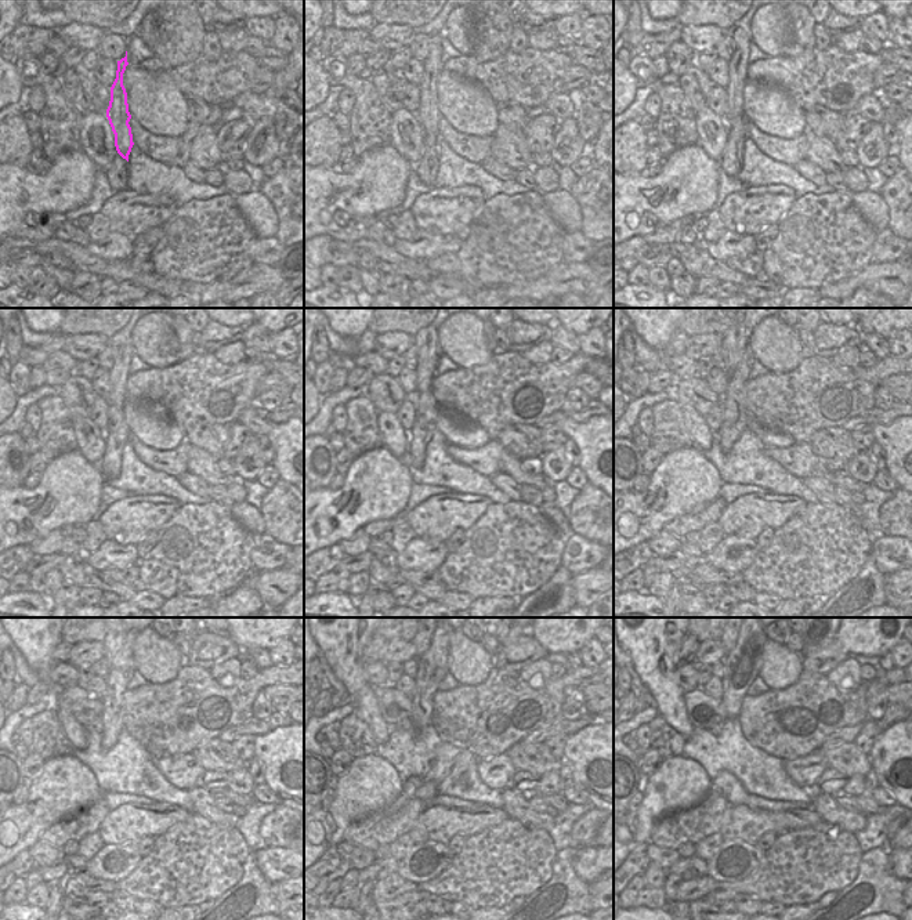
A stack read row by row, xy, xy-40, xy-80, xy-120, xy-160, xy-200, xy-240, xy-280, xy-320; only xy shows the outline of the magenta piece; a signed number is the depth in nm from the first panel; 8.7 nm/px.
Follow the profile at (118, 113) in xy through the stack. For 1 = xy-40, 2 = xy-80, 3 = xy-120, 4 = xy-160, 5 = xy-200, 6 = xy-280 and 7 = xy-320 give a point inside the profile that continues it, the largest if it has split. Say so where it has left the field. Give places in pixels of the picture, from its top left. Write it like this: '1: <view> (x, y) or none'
1: xy-40 (429, 115)
2: xy-80 (738, 64)
3: xy-120 (122, 352)
4: xy-160 (430, 352)
5: xy-200 (735, 339)
6: xy-280 (420, 645)
7: xy-320 (727, 645)

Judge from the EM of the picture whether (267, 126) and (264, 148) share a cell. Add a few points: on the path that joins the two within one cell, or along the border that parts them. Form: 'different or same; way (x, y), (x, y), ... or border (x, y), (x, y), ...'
same; way (267, 131), (264, 142)

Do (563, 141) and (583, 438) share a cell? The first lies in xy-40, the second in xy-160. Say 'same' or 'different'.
different

